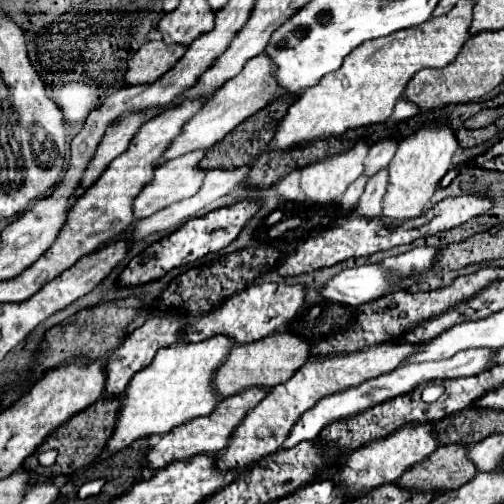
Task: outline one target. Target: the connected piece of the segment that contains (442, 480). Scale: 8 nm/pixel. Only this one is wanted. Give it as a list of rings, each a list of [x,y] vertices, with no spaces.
[[[462,445],[438,447],[424,461],[412,465],[398,481],[402,489],[416,491],[450,491],[472,481],[478,473]]]

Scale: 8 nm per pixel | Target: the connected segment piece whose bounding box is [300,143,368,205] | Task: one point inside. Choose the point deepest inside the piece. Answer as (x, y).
(324, 183)

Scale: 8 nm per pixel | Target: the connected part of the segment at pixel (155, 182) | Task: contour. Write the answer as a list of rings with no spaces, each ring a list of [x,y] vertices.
[[[206,149],[202,151],[192,151],[188,155],[182,155],[180,159],[172,159],[168,163],[164,163],[158,171],[154,171],[154,177],[150,179],[150,183],[144,185],[144,189],[140,191],[140,195],[134,199],[134,219],[144,219],[144,217],[150,217],[154,215],[156,211],[176,203],[176,201],[182,201],[186,197],[192,197],[198,189],[200,189],[200,183],[206,175],[206,171],[198,169],[198,161],[206,155]]]

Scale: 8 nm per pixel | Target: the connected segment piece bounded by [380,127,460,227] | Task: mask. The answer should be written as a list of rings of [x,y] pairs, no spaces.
[[[422,127],[418,133],[400,141],[394,159],[388,165],[388,191],[382,201],[382,215],[380,219],[384,225],[396,227],[404,221],[416,219],[424,213],[426,203],[438,189],[440,179],[452,169],[452,157],[460,145],[448,127]]]

